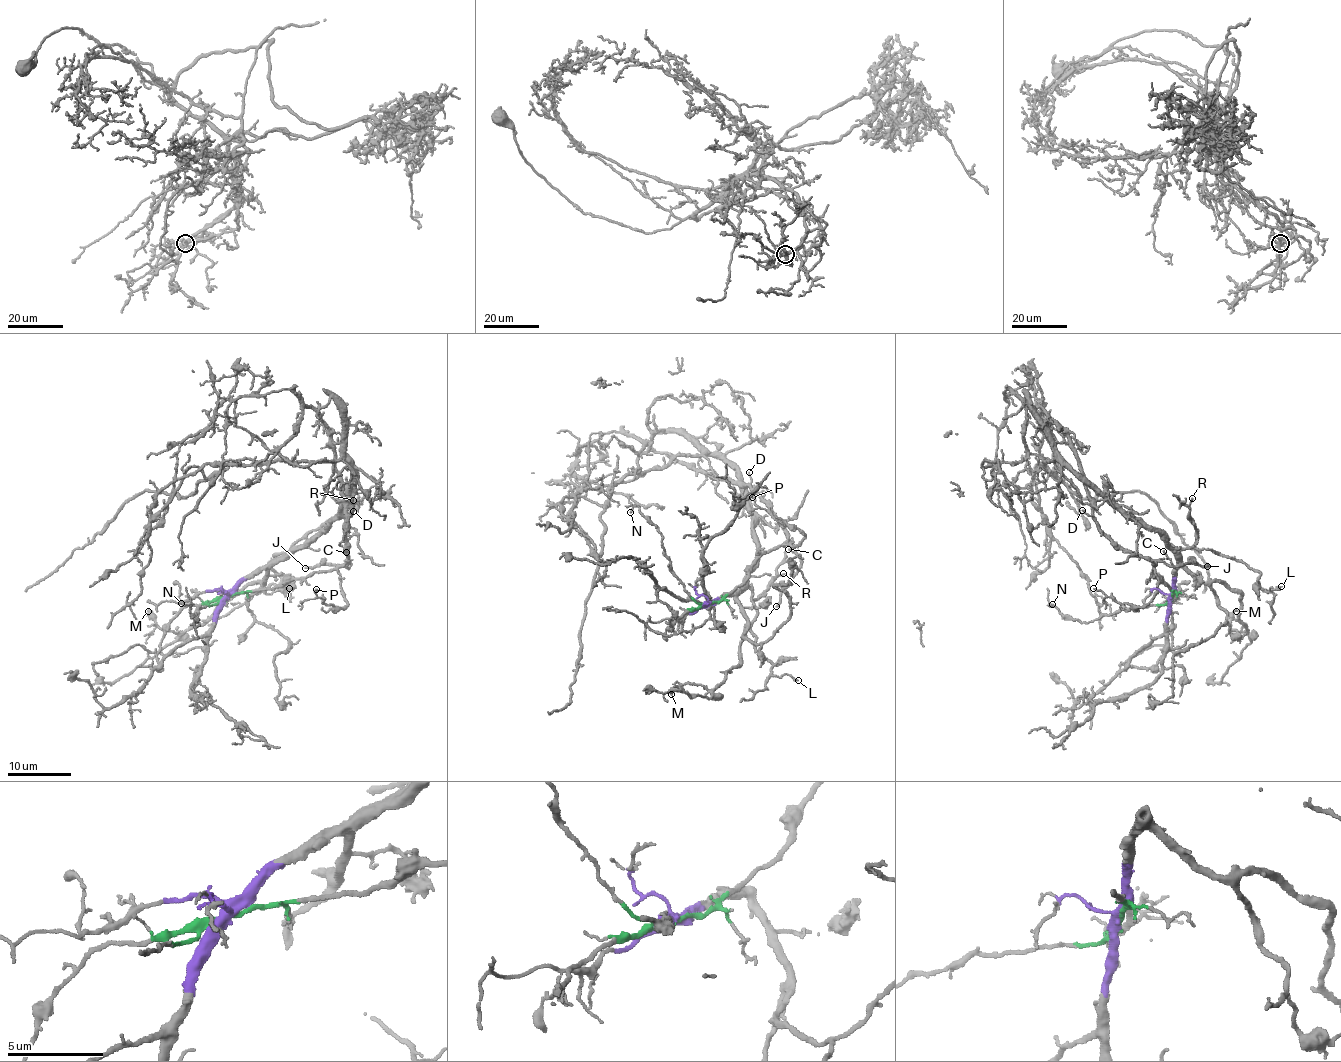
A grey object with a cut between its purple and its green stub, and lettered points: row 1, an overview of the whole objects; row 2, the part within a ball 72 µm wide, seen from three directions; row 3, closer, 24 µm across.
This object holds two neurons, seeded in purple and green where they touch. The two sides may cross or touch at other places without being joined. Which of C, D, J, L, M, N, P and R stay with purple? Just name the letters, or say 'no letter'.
L, M, R

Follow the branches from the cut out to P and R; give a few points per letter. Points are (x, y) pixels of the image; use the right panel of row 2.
P: (1171, 598), (1175, 593), (1154, 578), (1154, 568), (1158, 579), (1157, 593), (1144, 606), (1118, 603), (1094, 589)
R: (1171, 598), (1175, 573), (1182, 565), (1180, 552), (1195, 544), (1199, 538), (1189, 512), (1192, 498)

